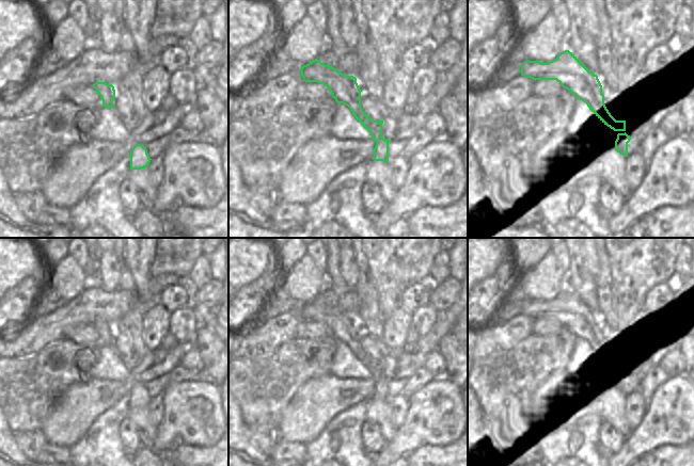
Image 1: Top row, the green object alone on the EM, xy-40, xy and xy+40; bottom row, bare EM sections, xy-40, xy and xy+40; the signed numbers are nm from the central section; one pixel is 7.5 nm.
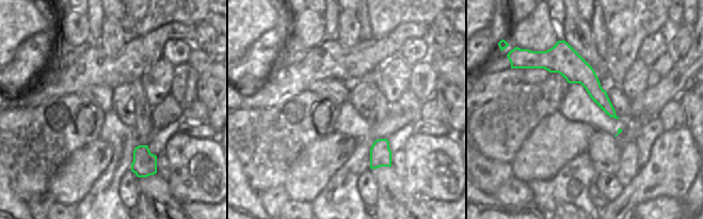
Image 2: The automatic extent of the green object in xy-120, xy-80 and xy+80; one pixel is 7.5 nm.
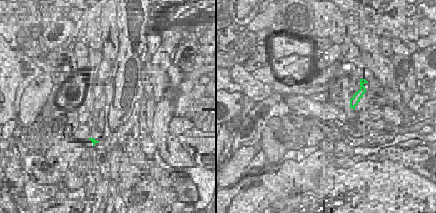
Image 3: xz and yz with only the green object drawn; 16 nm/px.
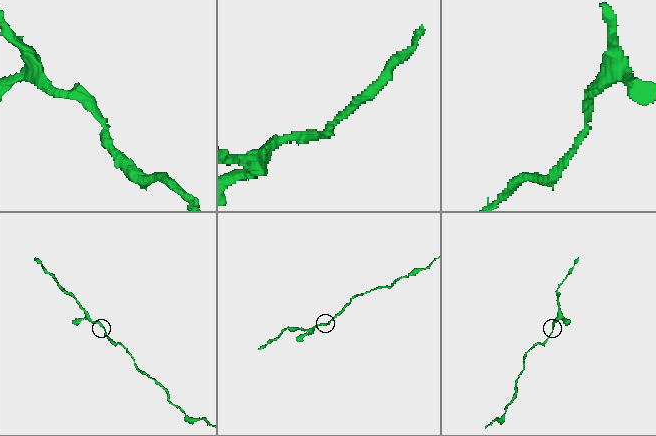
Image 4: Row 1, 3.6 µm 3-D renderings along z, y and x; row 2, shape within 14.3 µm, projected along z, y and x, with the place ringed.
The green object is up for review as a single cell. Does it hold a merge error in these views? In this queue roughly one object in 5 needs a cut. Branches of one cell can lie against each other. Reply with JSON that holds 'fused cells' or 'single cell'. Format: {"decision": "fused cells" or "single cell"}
{"decision": "single cell"}

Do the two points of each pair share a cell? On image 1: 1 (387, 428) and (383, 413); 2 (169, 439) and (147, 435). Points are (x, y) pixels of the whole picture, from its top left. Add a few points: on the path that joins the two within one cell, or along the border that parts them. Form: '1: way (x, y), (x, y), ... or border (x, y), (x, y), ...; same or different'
1: way (384, 424), (383, 416); same
2: border (158, 426), (158, 432), (151, 449); different

